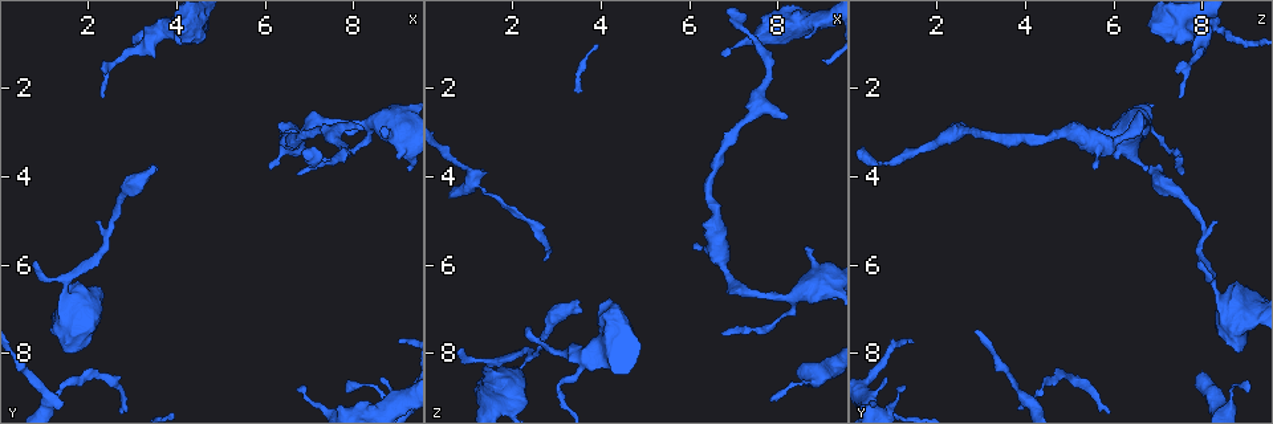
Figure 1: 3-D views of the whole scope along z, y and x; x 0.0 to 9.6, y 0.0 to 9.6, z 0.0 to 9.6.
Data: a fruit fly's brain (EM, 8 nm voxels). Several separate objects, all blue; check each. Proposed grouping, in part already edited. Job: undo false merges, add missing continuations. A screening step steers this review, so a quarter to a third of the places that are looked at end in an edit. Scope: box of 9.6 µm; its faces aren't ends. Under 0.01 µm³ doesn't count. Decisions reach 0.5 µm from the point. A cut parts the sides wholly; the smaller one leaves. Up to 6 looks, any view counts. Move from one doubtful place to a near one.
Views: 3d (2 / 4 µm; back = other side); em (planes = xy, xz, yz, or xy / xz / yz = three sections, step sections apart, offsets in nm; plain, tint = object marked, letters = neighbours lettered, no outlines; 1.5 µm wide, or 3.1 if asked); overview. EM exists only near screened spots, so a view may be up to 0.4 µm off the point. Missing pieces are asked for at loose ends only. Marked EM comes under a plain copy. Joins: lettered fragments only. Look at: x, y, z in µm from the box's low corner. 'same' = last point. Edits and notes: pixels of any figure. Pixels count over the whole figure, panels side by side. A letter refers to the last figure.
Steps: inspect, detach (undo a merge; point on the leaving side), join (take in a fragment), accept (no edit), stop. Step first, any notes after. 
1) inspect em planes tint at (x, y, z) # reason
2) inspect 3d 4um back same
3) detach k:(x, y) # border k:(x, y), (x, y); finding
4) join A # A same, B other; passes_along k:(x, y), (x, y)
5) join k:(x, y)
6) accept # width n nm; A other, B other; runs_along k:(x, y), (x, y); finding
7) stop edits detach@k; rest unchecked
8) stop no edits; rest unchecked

inspect em xz step 4 tint at (6.55, 3.10, 4.80) # thick turns thin

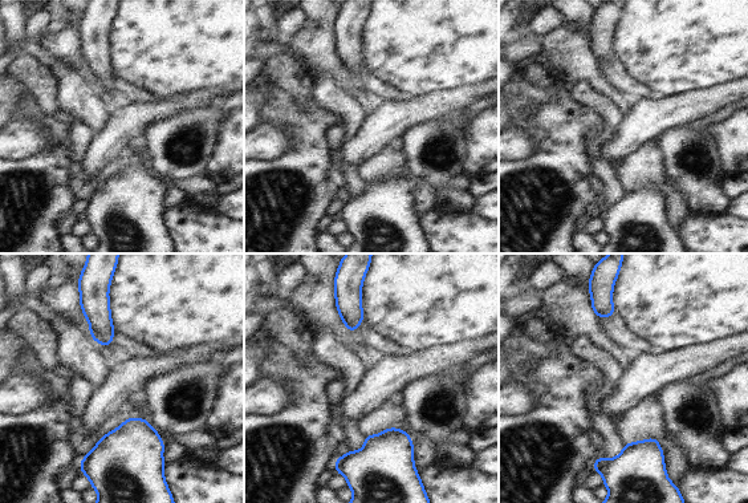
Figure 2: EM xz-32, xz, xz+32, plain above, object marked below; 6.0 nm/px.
inspect em planes letters same # another direction

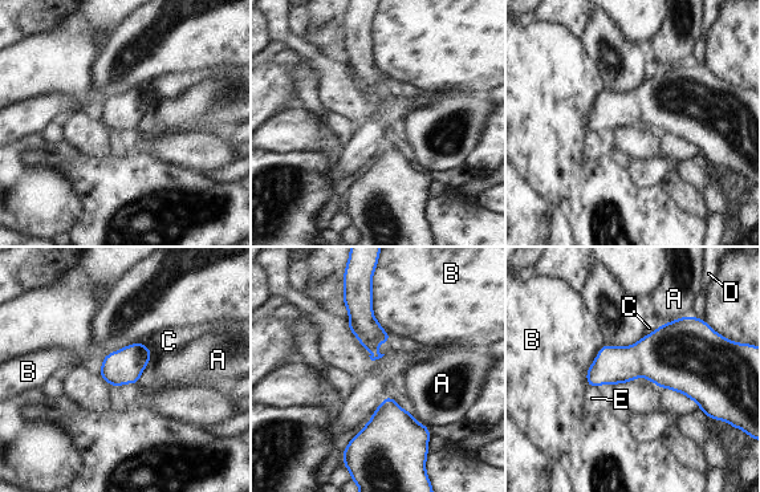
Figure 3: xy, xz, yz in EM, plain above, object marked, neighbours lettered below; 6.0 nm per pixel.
accept # width 60 nm; A other, B other, C other, D other, E other; border 3:(693, 314), (678, 317), (661, 326); all the same neuron

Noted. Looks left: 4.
inspect 3d 4um at (3.00, 0.90, 8.75) # abrupt turn

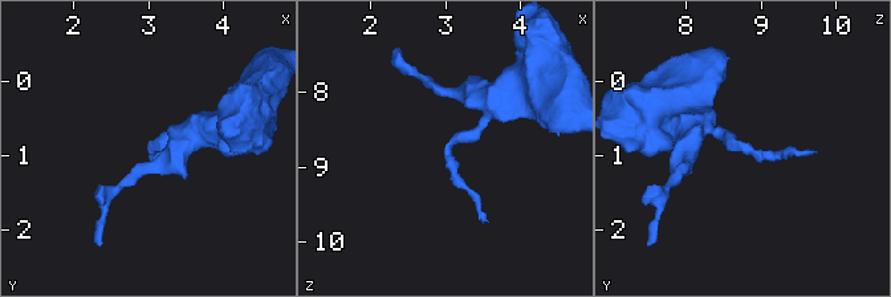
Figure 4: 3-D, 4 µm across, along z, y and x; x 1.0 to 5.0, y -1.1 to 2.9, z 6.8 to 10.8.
inspect em xy step 4 letters at (3.05, 0.90, 8.80)

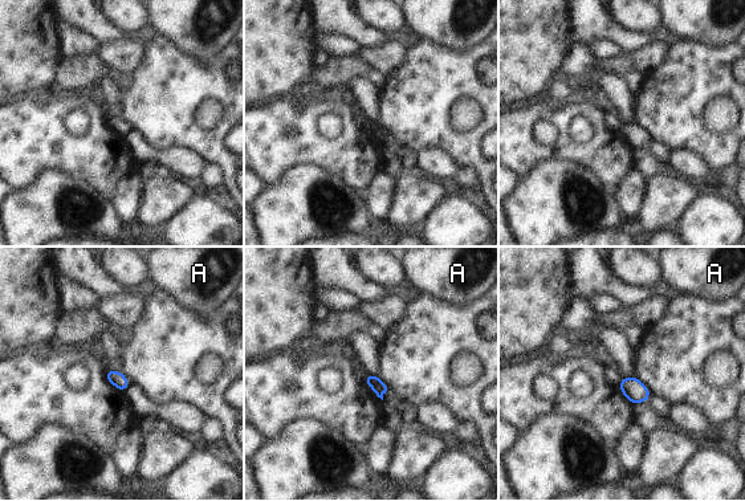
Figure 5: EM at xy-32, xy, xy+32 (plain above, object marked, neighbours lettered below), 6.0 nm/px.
inspect em planes letters same

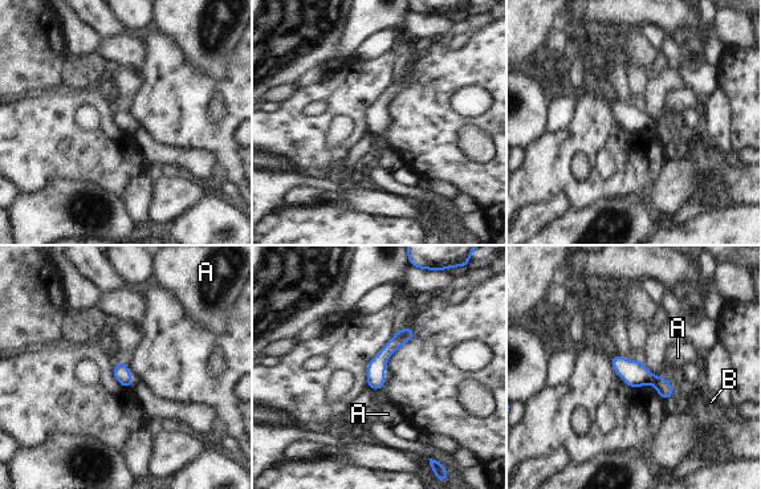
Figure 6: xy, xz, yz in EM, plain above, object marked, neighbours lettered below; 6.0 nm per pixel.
detach 6:(662, 384) # A other, B other; border 6:(656, 378), (652, 383); two neurons meet here

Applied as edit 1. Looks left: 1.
stop edits detach@6; rest unchecked

